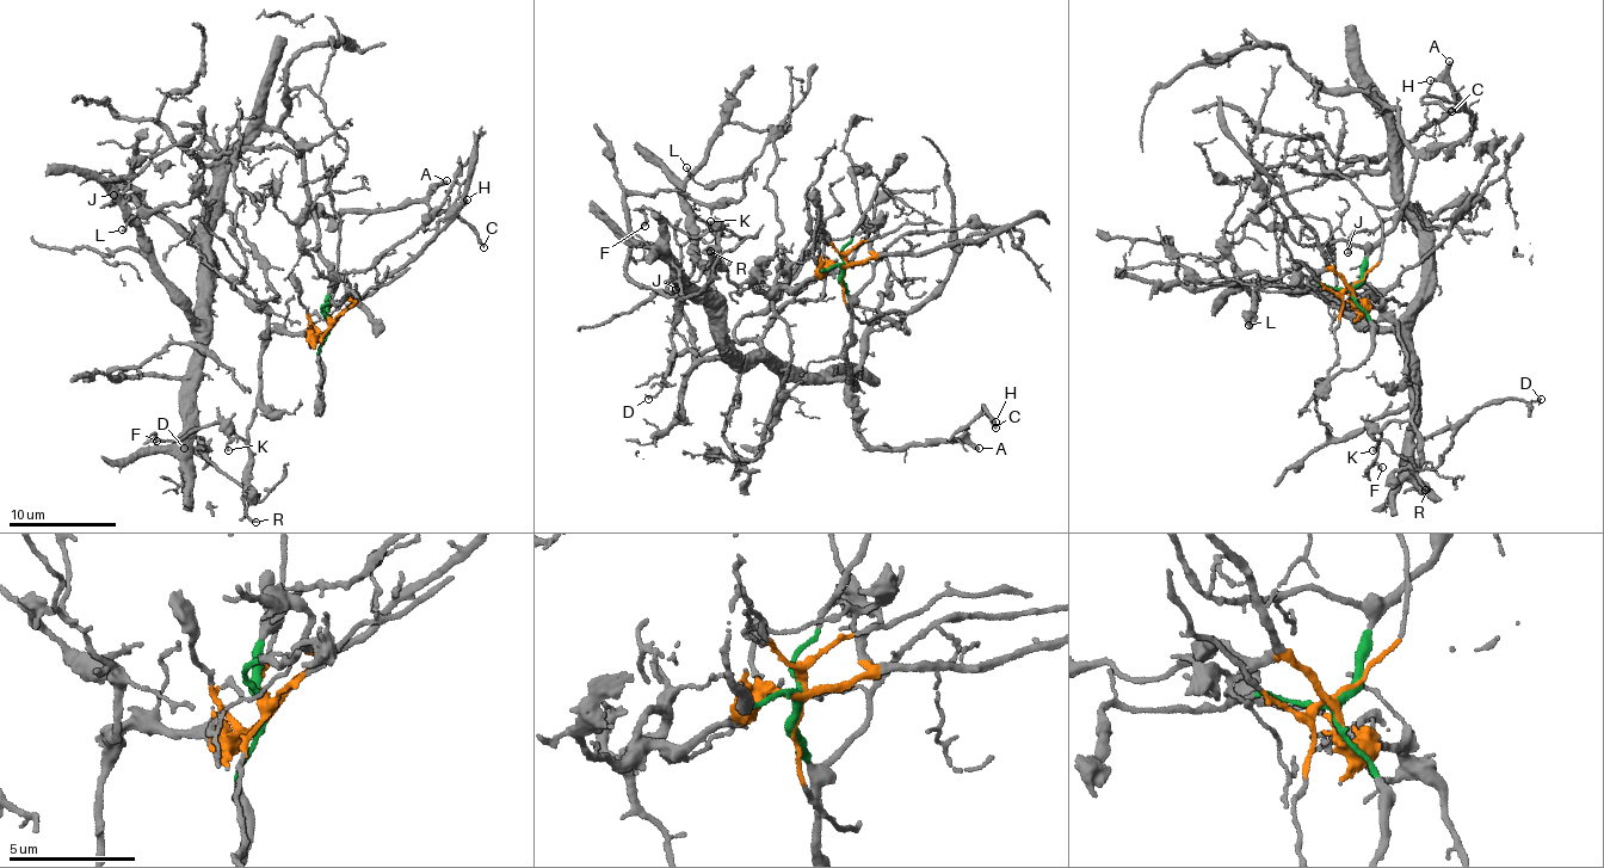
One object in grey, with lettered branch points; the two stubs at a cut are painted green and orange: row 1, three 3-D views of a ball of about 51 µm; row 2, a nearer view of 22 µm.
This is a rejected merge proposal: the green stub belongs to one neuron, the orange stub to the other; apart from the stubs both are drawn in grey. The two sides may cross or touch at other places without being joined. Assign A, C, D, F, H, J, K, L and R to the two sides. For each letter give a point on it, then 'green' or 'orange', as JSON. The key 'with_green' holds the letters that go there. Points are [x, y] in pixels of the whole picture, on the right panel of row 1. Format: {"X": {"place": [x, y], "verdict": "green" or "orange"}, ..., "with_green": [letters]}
{"A": {"place": [1449, 61], "verdict": "green"}, "C": {"place": [1451, 111], "verdict": "green"}, "D": {"place": [1541, 399], "verdict": "green"}, "F": {"place": [1382, 467], "verdict": "orange"}, "H": {"place": [1430, 80], "verdict": "green"}, "J": {"place": [1348, 252], "verdict": "green"}, "K": {"place": [1373, 450], "verdict": "orange"}, "L": {"place": [1248, 325], "verdict": "orange"}, "R": {"place": [1425, 490], "verdict": "orange"}, "with_green": ["A", "C", "D", "H", "J"]}

